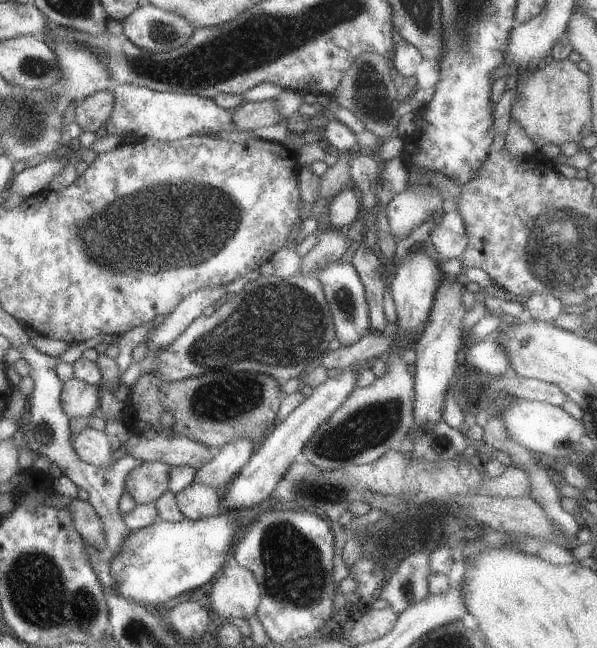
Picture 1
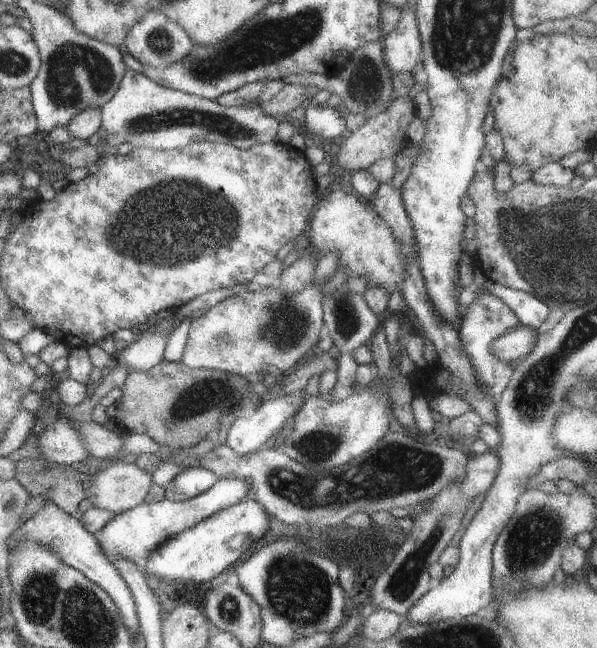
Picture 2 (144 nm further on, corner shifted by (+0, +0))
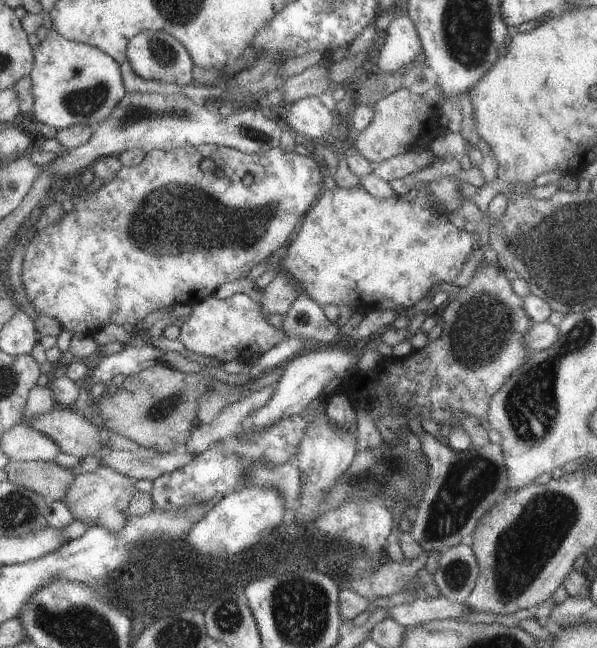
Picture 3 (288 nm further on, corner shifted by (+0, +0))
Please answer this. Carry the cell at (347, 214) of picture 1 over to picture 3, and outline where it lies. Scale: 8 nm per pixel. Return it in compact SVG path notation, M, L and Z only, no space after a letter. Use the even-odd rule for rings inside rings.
M323 188L321 190L321 196L315 200L315 204L305 212L305 216L301 218L299 226L297 226L297 234L295 238L291 238L289 242L289 248L287 248L287 254L283 258L283 266L281 272L285 272L287 276L291 276L295 280L295 284L299 286L301 292L305 292L305 296L309 296L315 304L319 304L321 308L325 304L333 304L333 306L339 306L339 304L351 304L353 306L353 312L363 316L363 314L373 314L375 310L381 310L381 312L393 312L397 306L409 310L417 300L421 300L429 288L437 282L437 280L445 280L447 284L451 280L457 278L459 272L463 272L465 268L465 262L469 260L471 252L477 248L477 234L469 234L469 232L461 232L461 230L455 230L453 224L449 222L443 222L435 216L435 212L425 204L425 196L423 192L417 192L417 198L413 198L411 202L403 200L403 198L393 198L393 200L377 200L375 196L367 194L363 188L351 188L351 190L345 190L345 188Z

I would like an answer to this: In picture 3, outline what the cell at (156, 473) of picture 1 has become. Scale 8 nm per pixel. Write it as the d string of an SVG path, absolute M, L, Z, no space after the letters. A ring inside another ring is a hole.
M99 466L93 472L85 472L85 474L75 476L75 480L69 484L69 488L65 492L65 498L61 502L69 508L73 518L79 518L79 520L87 522L89 526L93 526L103 510L115 508L117 512L123 512L131 504L133 494L137 494L135 478L131 478L123 472L117 472L115 468Z

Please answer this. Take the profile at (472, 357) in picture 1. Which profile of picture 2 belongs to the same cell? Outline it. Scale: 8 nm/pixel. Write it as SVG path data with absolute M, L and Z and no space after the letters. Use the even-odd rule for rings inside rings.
M517 326L515 330L509 330L503 336L495 338L489 344L489 348L497 360L507 364L521 356L527 356L533 350L535 342L537 342L537 330L531 330L527 326Z

